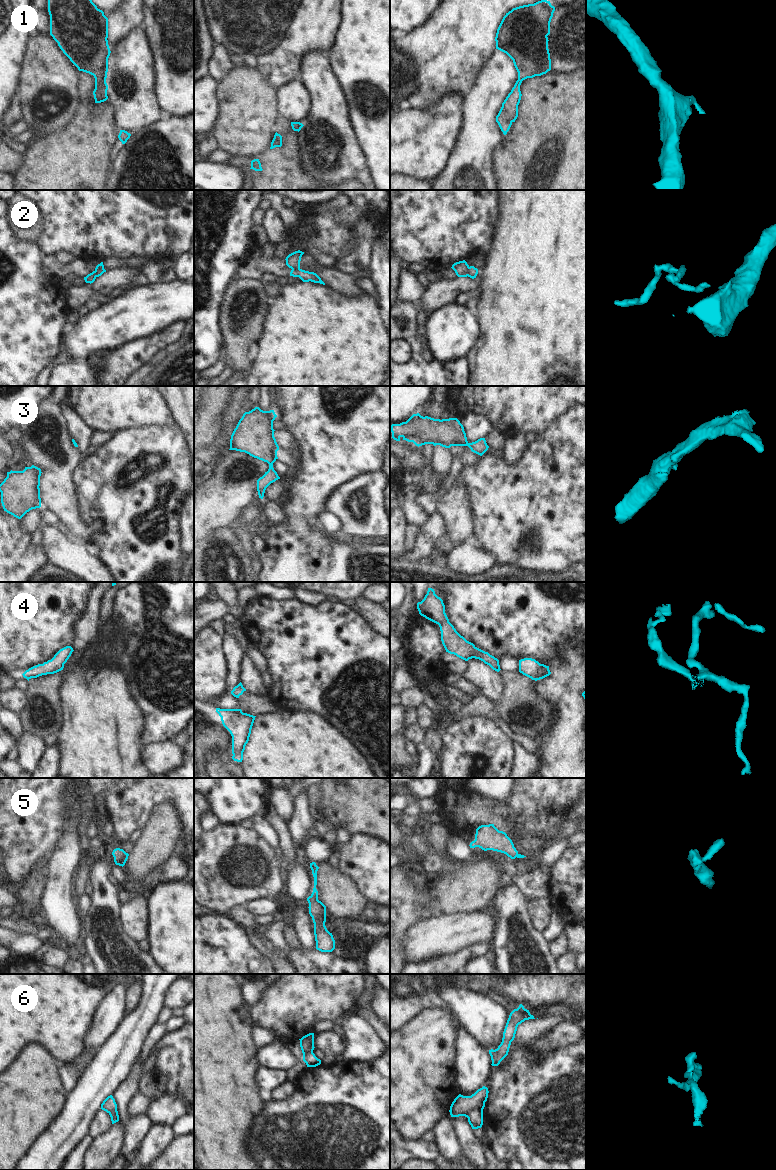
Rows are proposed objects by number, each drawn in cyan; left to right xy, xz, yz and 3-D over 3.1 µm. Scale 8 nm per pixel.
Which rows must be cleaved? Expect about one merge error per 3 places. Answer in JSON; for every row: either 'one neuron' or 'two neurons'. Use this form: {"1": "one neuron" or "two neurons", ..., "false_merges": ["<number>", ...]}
{"1": "one neuron", "2": "two neurons", "3": "one neuron", "4": "two neurons", "5": "one neuron", "6": "two neurons", "false_merges": ["2", "4", "6"]}

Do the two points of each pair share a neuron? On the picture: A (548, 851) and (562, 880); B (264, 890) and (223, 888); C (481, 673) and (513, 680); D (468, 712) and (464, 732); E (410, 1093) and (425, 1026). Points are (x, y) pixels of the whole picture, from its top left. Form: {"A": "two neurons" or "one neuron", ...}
{"A": "two neurons", "B": "one neuron", "C": "two neurons", "D": "two neurons", "E": "one neuron"}

